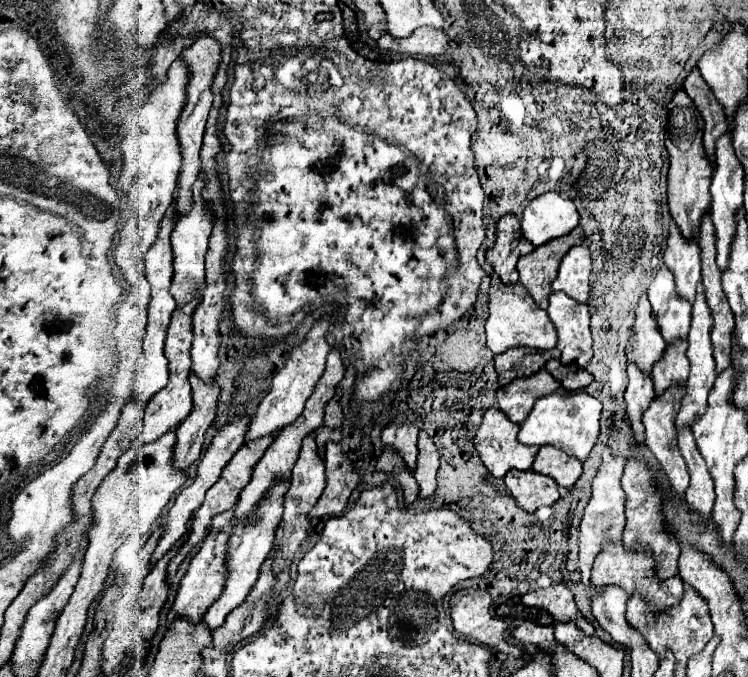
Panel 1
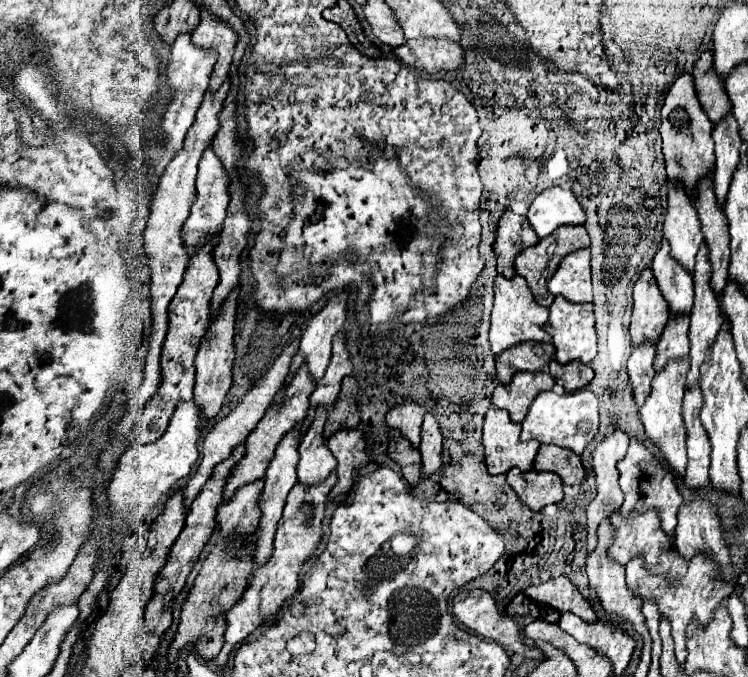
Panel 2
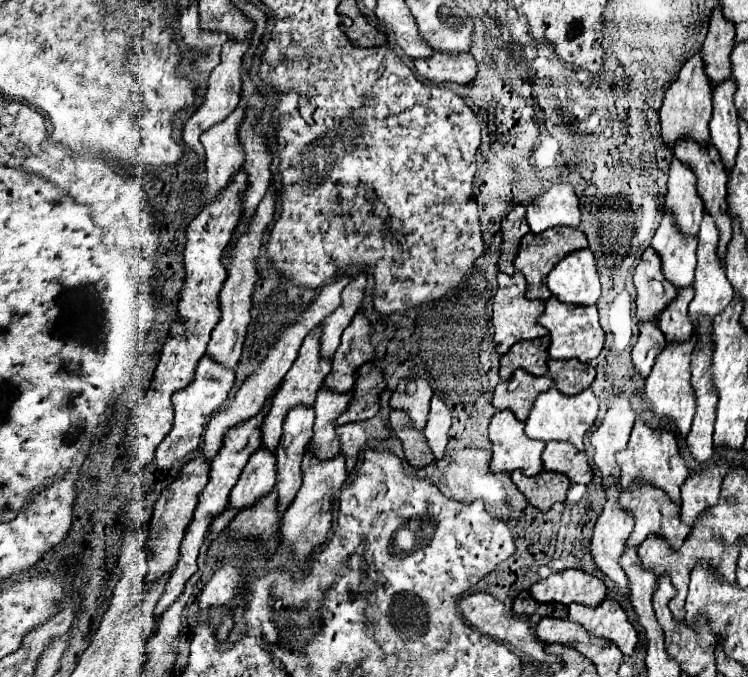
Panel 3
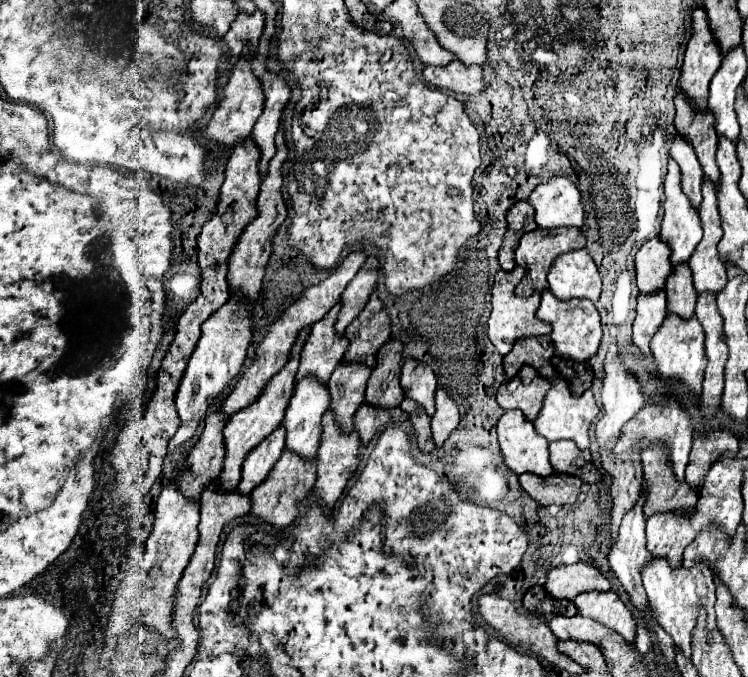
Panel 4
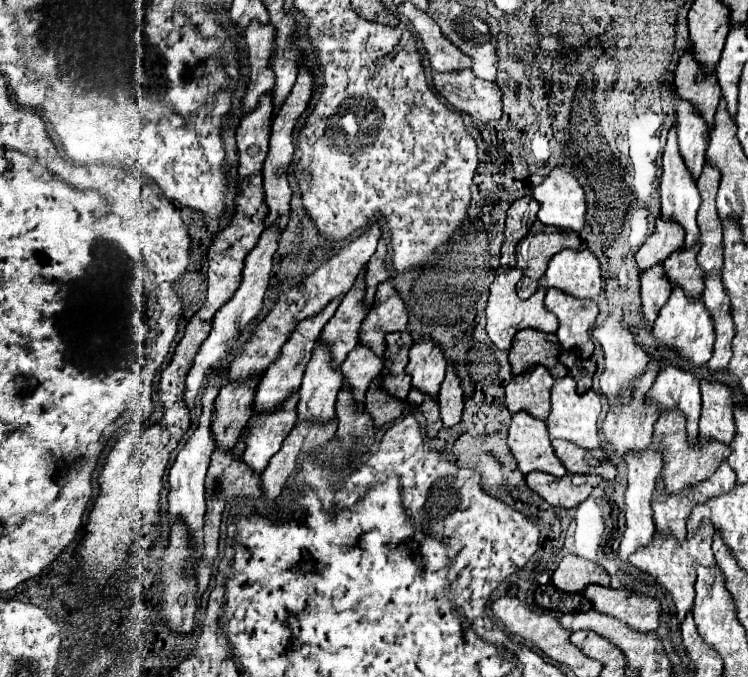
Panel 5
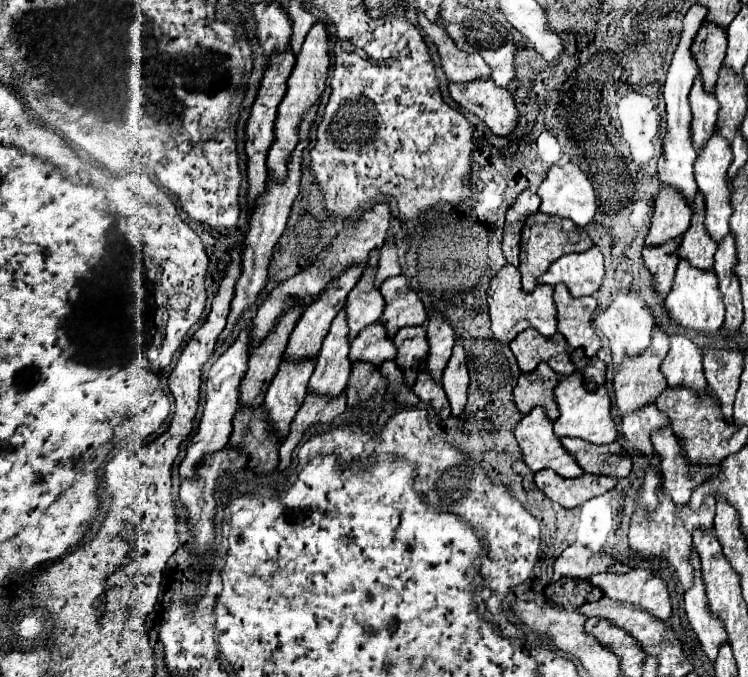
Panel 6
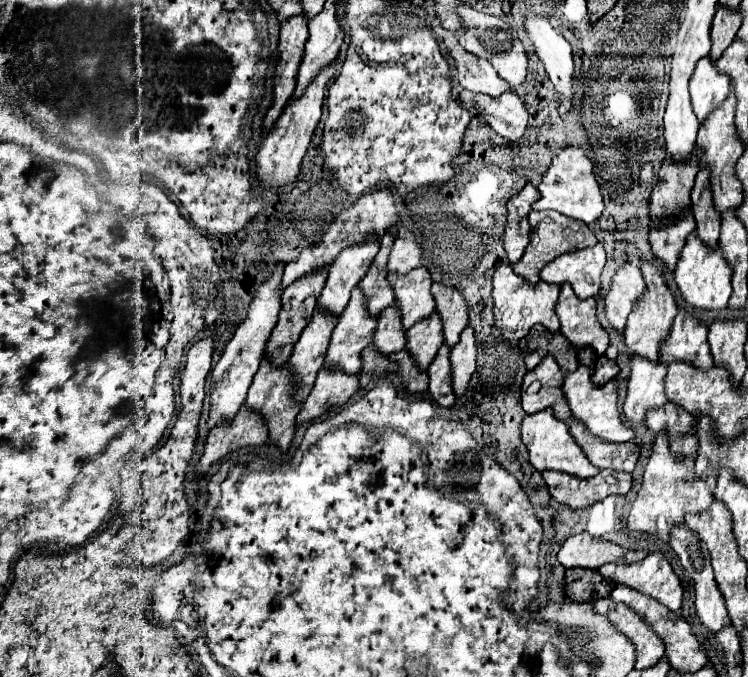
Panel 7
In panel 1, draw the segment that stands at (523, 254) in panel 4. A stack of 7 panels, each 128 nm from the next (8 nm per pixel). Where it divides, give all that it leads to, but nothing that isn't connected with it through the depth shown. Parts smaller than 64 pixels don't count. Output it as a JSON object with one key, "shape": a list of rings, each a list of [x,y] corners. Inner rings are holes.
{"shape":[[[576,226],[570,234],[562,238],[552,238],[546,244],[534,248],[528,256],[520,258],[516,264],[516,270],[520,274],[522,286],[528,290],[528,294],[534,296],[534,302],[540,308],[548,308],[548,296],[552,292],[552,282],[558,274],[560,262],[566,256],[566,252],[578,244],[584,242],[584,232],[580,226]]]}

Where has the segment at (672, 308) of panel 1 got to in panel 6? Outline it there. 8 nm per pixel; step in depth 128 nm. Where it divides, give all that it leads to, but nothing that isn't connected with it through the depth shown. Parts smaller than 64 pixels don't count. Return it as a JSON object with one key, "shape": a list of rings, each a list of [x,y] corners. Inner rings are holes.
{"shape":[[[694,4],[686,18],[684,18],[684,32],[682,32],[682,38],[680,38],[680,44],[678,44],[678,50],[672,58],[672,64],[668,68],[668,76],[666,76],[666,84],[664,84],[664,100],[666,100],[666,120],[668,120],[668,126],[666,126],[666,136],[664,136],[664,144],[662,144],[662,156],[658,160],[658,178],[660,178],[660,184],[666,186],[666,188],[676,188],[676,192],[680,192],[684,196],[684,200],[688,200],[690,208],[694,208],[694,198],[696,198],[696,180],[694,180],[694,162],[696,162],[696,152],[692,148],[692,142],[690,142],[690,120],[692,120],[692,114],[690,114],[690,106],[688,106],[688,92],[694,84],[694,78],[698,76],[698,68],[696,68],[696,62],[690,54],[690,44],[696,36],[696,32],[700,30],[702,22],[704,22],[704,16],[706,16],[706,8],[700,8],[700,4]]]}

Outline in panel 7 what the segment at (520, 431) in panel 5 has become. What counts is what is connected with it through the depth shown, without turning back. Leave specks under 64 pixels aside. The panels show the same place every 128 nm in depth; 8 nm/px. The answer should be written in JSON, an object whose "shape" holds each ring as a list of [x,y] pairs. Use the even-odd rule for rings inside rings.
{"shape":[[[552,408],[524,416],[524,420],[522,420],[522,442],[528,448],[530,464],[538,472],[558,470],[558,472],[566,472],[570,476],[580,476],[580,478],[590,478],[590,476],[598,474],[598,468],[594,468],[590,464],[590,460],[584,456],[584,452],[572,440],[570,432],[568,432],[568,426],[562,420],[554,418]]]}

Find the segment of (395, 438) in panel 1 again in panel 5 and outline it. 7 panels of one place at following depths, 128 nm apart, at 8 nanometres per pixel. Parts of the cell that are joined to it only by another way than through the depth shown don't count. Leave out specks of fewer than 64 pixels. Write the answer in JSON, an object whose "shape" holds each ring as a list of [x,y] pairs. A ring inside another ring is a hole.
{"shape":[[[420,340],[410,348],[406,372],[412,376],[412,386],[416,390],[436,398],[446,374],[446,360],[438,346],[434,346],[430,340]]]}

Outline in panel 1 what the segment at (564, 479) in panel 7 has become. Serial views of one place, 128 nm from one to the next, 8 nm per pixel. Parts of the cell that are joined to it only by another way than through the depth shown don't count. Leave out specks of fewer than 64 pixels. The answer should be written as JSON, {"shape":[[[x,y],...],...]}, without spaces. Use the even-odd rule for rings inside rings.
{"shape":[[[510,470],[504,476],[504,484],[518,506],[526,512],[536,512],[540,506],[552,506],[560,498],[556,482],[532,470]]]}

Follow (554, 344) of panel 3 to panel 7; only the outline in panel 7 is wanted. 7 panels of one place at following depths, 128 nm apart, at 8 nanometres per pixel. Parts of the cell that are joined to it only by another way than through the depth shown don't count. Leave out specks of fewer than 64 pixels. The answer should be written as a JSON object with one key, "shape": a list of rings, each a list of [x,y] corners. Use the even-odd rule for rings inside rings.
{"shape":[[[570,284],[560,286],[560,298],[556,304],[560,318],[560,332],[578,348],[590,346],[598,356],[608,348],[608,334],[596,320],[596,300],[576,298]]]}

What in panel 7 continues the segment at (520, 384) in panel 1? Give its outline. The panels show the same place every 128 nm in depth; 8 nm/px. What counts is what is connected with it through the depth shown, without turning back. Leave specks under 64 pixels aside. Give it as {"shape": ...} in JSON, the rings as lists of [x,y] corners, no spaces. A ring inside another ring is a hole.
{"shape":[[[546,356],[534,370],[526,372],[522,382],[522,408],[526,414],[554,408],[558,420],[570,420],[570,408],[562,396],[562,370],[552,356]]]}

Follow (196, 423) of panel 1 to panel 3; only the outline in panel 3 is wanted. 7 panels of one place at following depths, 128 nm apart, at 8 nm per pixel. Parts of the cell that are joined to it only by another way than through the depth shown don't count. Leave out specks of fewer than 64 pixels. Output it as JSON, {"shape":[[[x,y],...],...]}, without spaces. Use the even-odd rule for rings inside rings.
{"shape":[[[270,188],[264,196],[264,200],[260,202],[256,216],[250,224],[250,230],[238,240],[236,244],[236,252],[232,256],[232,260],[224,260],[228,278],[224,282],[224,288],[220,292],[220,322],[216,324],[216,328],[212,330],[206,354],[210,360],[214,360],[216,364],[224,366],[224,368],[236,368],[240,352],[242,352],[242,344],[244,344],[244,334],[246,334],[246,326],[250,322],[250,308],[252,308],[252,292],[254,292],[254,282],[258,280],[258,270],[256,270],[256,256],[260,252],[260,244],[262,244],[262,236],[264,236],[264,228],[268,226],[268,222],[274,216],[274,190]]]}

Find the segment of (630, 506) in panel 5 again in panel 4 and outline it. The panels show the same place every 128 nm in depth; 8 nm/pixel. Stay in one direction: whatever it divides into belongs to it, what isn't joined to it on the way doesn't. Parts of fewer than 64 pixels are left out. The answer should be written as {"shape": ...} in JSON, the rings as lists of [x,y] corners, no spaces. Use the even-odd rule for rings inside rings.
{"shape":[[[640,498],[636,506],[624,516],[624,522],[620,524],[618,542],[614,544],[608,562],[624,590],[630,594],[630,602],[640,612],[648,612],[648,596],[640,580],[640,568],[644,568],[644,564],[652,560],[652,554],[646,552],[646,520],[642,514],[642,502],[644,498]]]}

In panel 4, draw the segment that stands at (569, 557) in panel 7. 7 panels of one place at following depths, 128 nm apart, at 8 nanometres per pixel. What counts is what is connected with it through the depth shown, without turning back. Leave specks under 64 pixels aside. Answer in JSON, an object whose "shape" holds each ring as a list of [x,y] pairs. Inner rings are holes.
{"shape":[[[576,562],[554,568],[548,574],[544,590],[558,600],[574,600],[580,592],[608,592],[610,582],[594,566]]]}

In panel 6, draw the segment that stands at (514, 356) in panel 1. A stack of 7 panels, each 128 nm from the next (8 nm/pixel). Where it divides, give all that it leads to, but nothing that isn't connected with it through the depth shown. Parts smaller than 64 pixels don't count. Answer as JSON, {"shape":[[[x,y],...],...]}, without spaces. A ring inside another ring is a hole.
{"shape":[[[528,328],[510,342],[510,350],[518,360],[522,372],[532,372],[540,362],[548,362],[556,374],[572,374],[574,364],[570,362],[570,348],[564,336],[540,336],[536,330]]]}

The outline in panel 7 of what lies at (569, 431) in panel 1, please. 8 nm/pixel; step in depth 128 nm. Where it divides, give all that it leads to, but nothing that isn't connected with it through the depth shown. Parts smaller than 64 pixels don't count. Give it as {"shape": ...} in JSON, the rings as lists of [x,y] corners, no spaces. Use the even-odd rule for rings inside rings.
{"shape":[[[580,366],[576,372],[572,372],[564,378],[562,392],[572,410],[572,420],[584,424],[592,436],[596,436],[604,442],[630,442],[634,438],[634,430],[630,426],[626,426],[620,418],[614,384],[608,382],[604,386],[594,386],[590,380],[590,374],[592,374],[590,368]]]}

